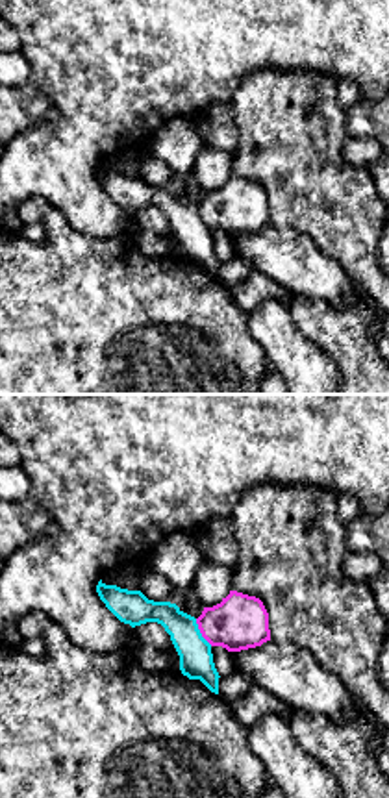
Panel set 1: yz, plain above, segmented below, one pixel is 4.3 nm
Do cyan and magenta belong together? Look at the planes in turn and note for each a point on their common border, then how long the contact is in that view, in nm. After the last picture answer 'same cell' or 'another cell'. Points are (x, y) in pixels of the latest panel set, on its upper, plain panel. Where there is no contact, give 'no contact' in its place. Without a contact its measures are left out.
meets cyan at (199, 217); contact 140 nm long

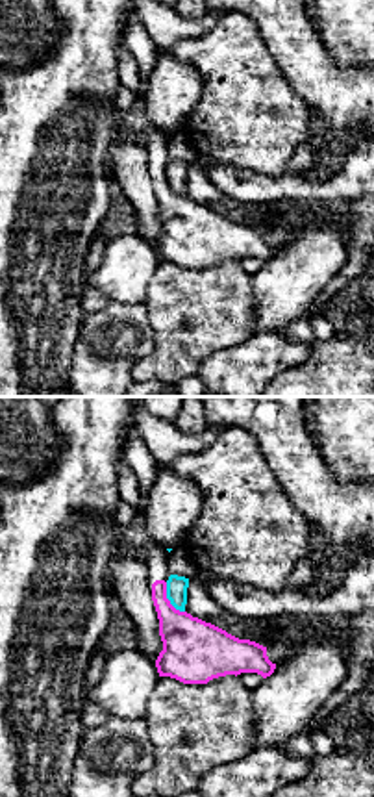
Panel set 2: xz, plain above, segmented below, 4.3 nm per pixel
meets cyan at (167, 182); contact 160 nm long

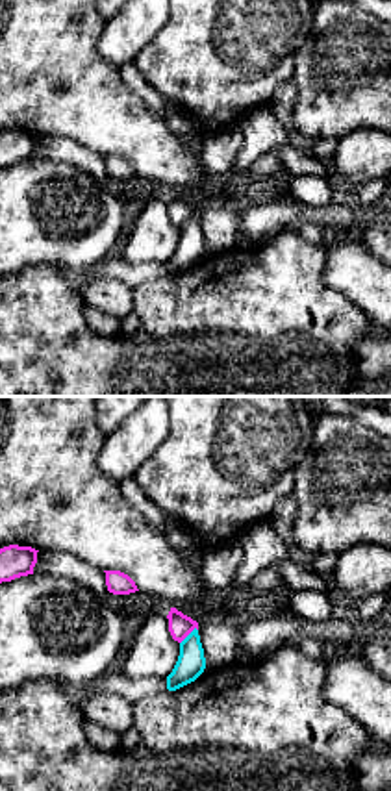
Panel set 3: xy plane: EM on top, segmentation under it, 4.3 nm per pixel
meets cyan at (188, 221); contact 100 nm long

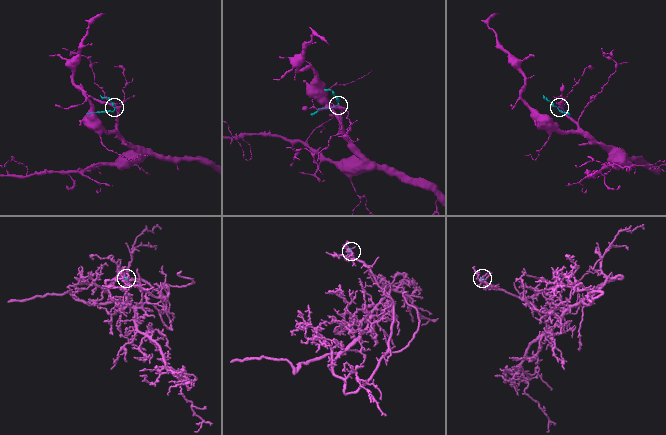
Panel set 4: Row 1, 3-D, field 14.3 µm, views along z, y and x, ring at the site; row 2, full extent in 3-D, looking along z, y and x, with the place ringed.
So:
another cell

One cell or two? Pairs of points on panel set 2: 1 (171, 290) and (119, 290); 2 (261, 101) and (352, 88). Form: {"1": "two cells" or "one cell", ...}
{"1": "two cells", "2": "two cells"}

